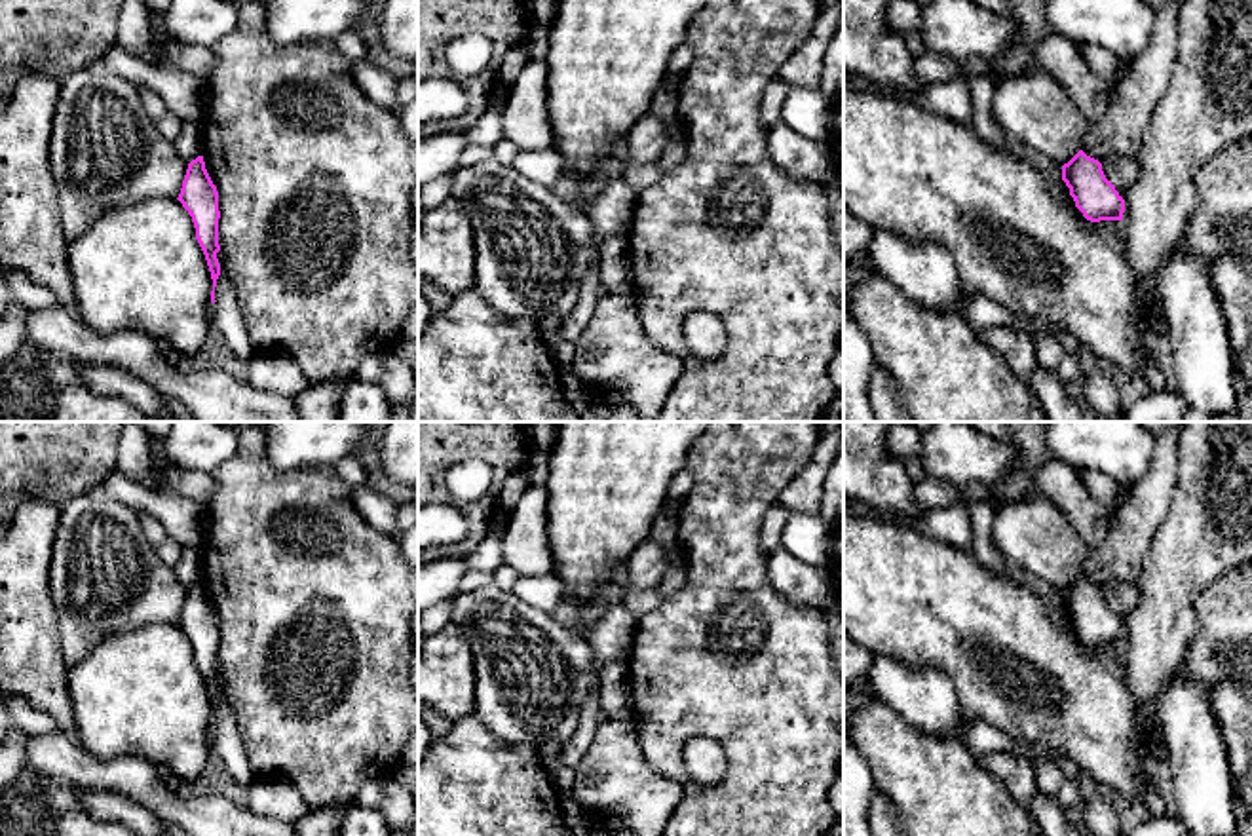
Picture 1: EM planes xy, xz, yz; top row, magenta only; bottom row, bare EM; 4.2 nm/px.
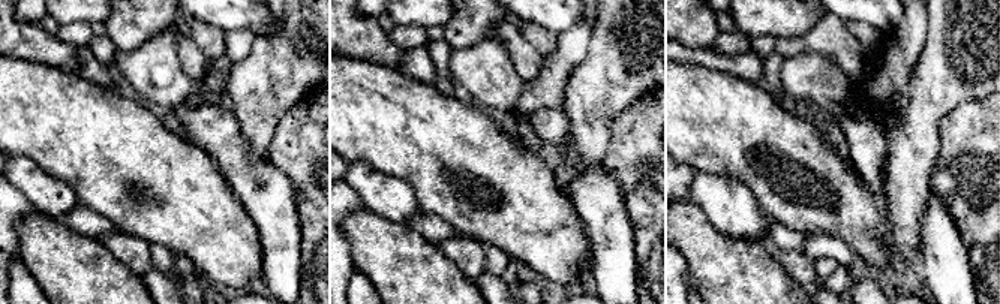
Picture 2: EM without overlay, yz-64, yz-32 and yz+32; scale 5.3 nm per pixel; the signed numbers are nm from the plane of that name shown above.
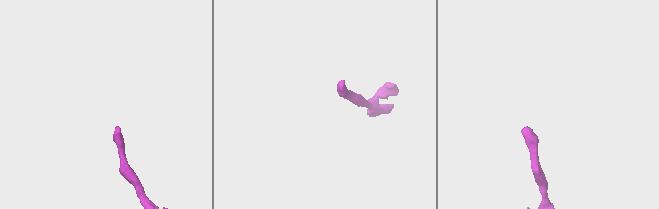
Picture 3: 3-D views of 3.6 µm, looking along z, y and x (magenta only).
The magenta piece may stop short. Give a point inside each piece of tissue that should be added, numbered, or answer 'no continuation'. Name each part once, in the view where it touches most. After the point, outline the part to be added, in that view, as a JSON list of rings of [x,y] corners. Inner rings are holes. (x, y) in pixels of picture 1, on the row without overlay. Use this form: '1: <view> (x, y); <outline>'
no continuation

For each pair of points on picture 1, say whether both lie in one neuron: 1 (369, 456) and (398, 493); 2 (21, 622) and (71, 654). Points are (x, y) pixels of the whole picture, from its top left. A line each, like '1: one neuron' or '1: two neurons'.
1: one neuron
2: two neurons

